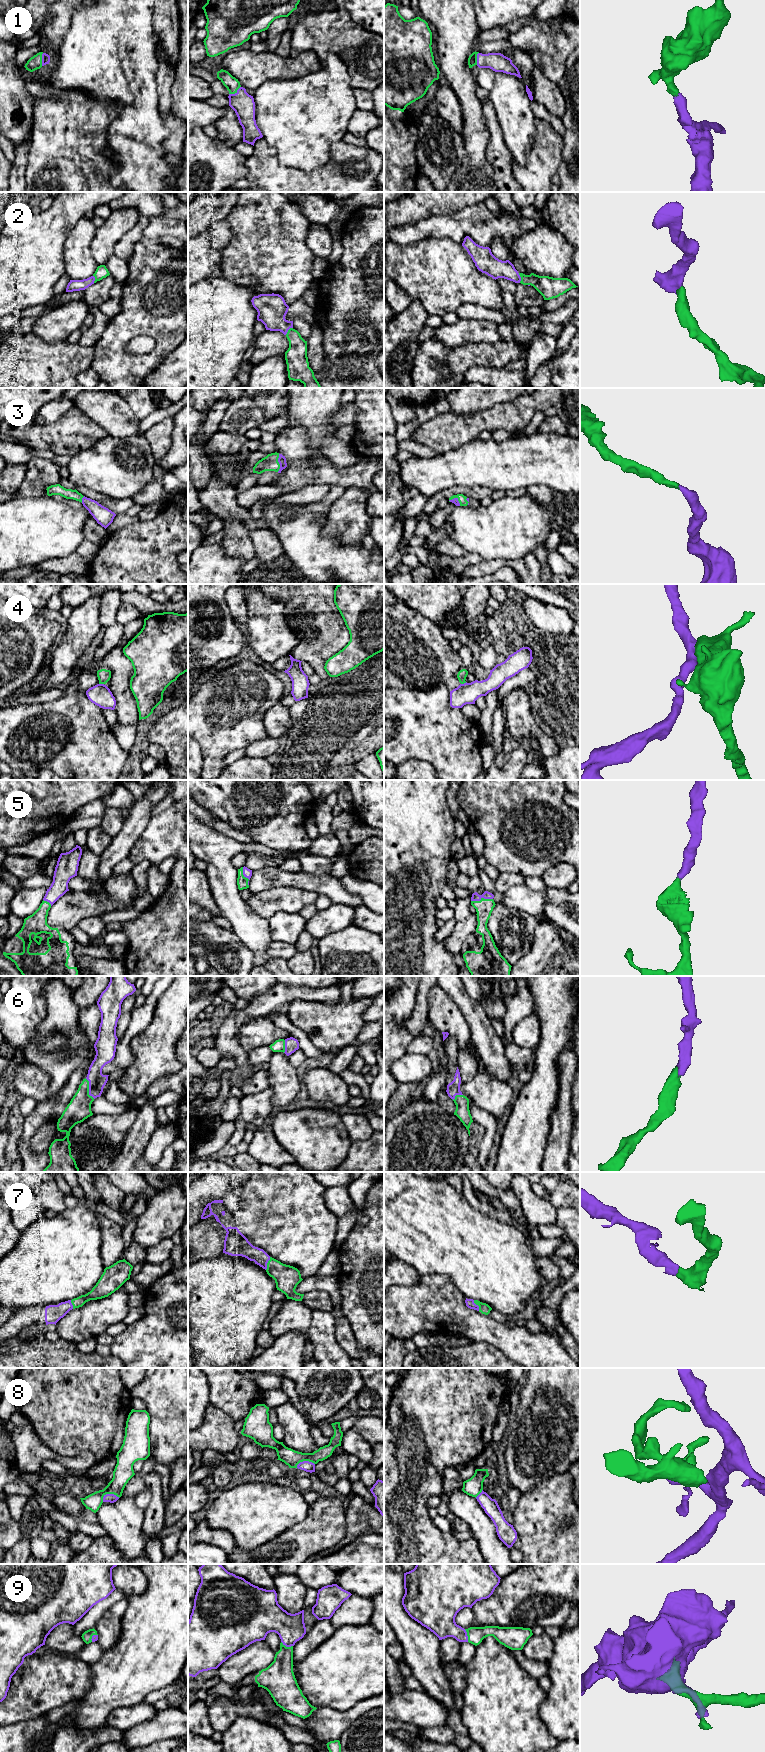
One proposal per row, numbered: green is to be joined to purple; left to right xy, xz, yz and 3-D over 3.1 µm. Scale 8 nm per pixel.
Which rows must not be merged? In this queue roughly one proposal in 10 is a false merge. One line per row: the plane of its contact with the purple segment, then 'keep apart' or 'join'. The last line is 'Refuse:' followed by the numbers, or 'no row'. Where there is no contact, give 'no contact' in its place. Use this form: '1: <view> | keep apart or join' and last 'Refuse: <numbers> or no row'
1: xz | join
2: yz | join
3: xz | join
4: yz | keep apart
5: yz | join
6: xy | join
7: xz | join
8: xy | keep apart
9: xz | join
Refuse: 4, 8

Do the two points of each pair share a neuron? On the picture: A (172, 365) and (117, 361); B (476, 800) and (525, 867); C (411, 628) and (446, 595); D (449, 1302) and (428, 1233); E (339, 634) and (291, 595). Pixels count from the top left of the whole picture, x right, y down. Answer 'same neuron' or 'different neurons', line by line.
A: different neurons
B: same neuron
C: different neurons
D: different neurons
E: same neuron

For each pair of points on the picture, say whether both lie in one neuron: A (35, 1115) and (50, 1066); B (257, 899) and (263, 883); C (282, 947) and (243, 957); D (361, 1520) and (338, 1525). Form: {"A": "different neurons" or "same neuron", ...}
{"A": "different neurons", "B": "different neurons", "C": "different neurons", "D": "different neurons"}

